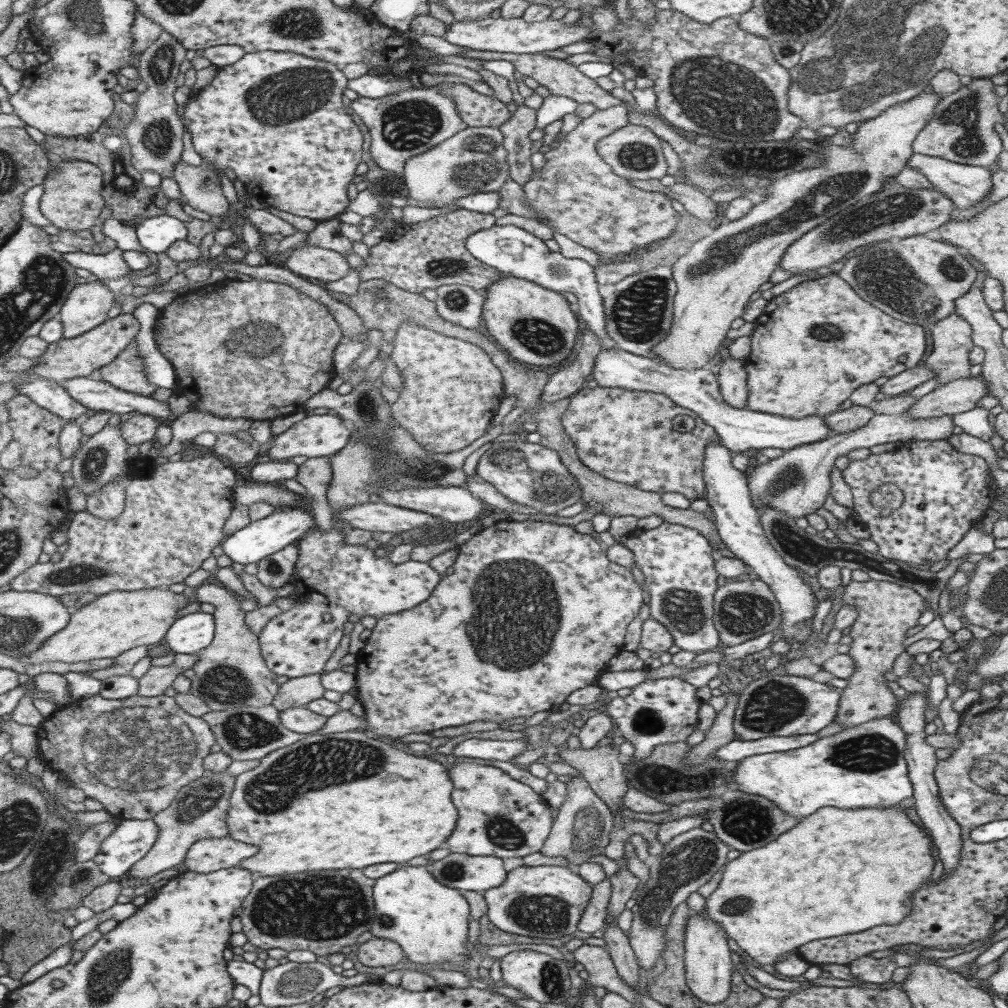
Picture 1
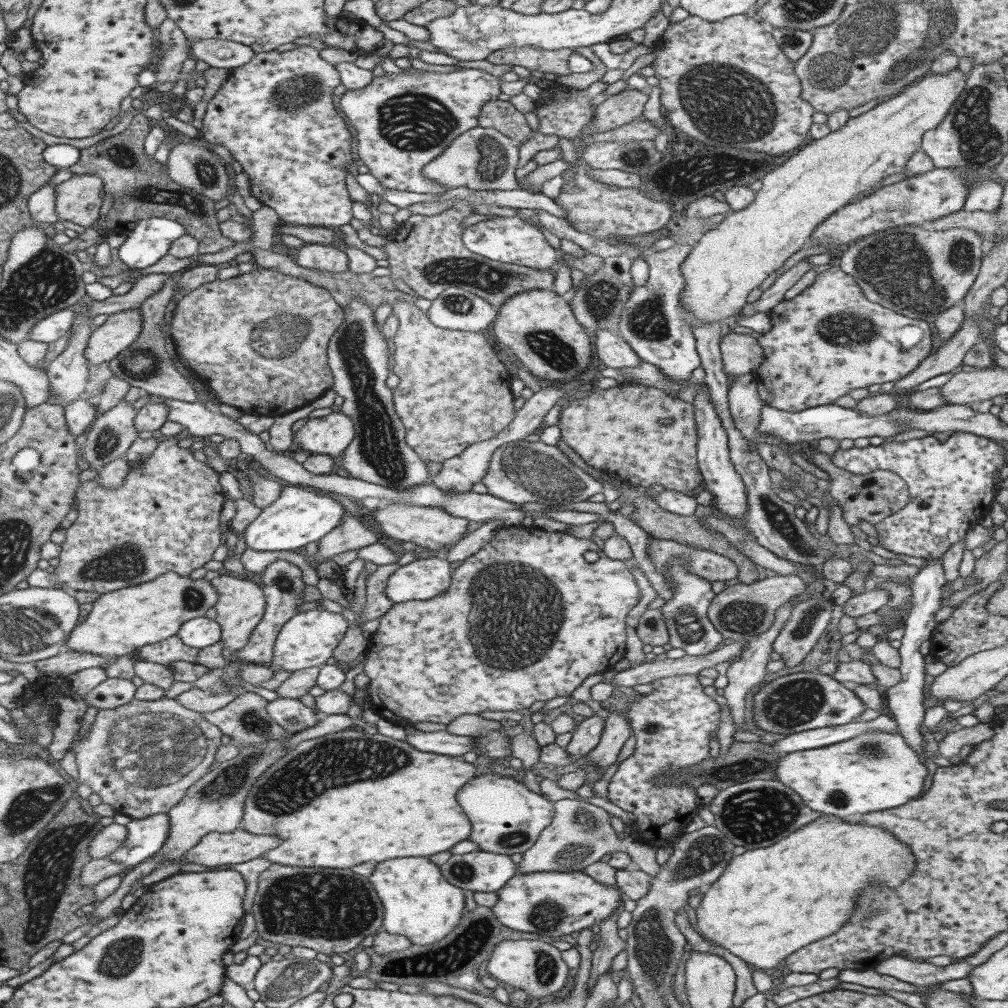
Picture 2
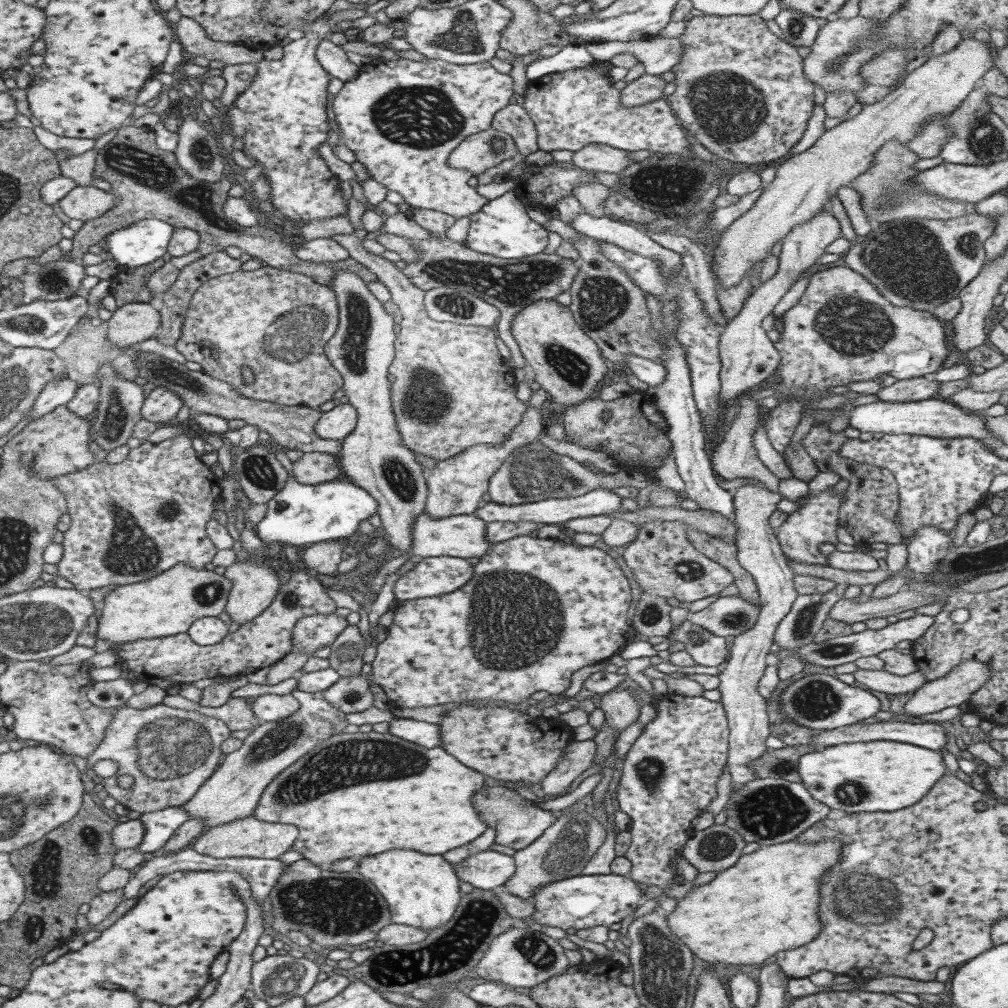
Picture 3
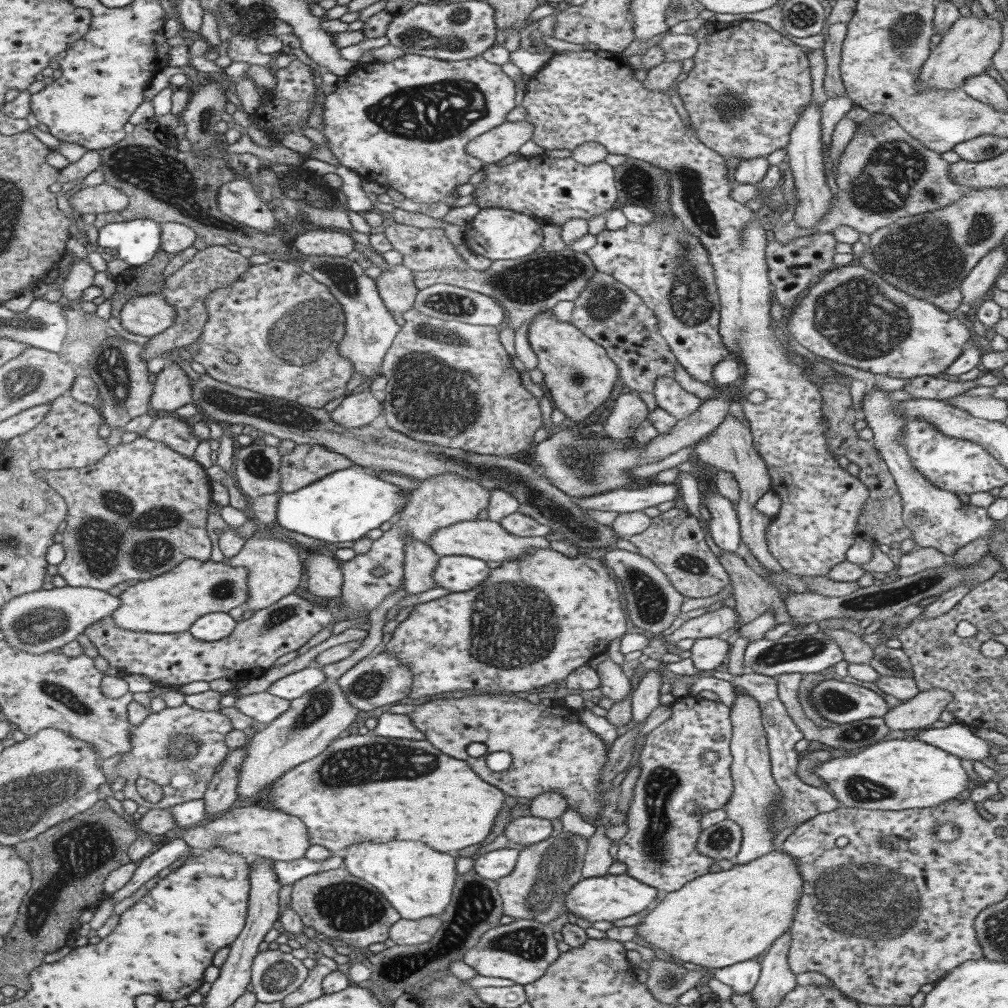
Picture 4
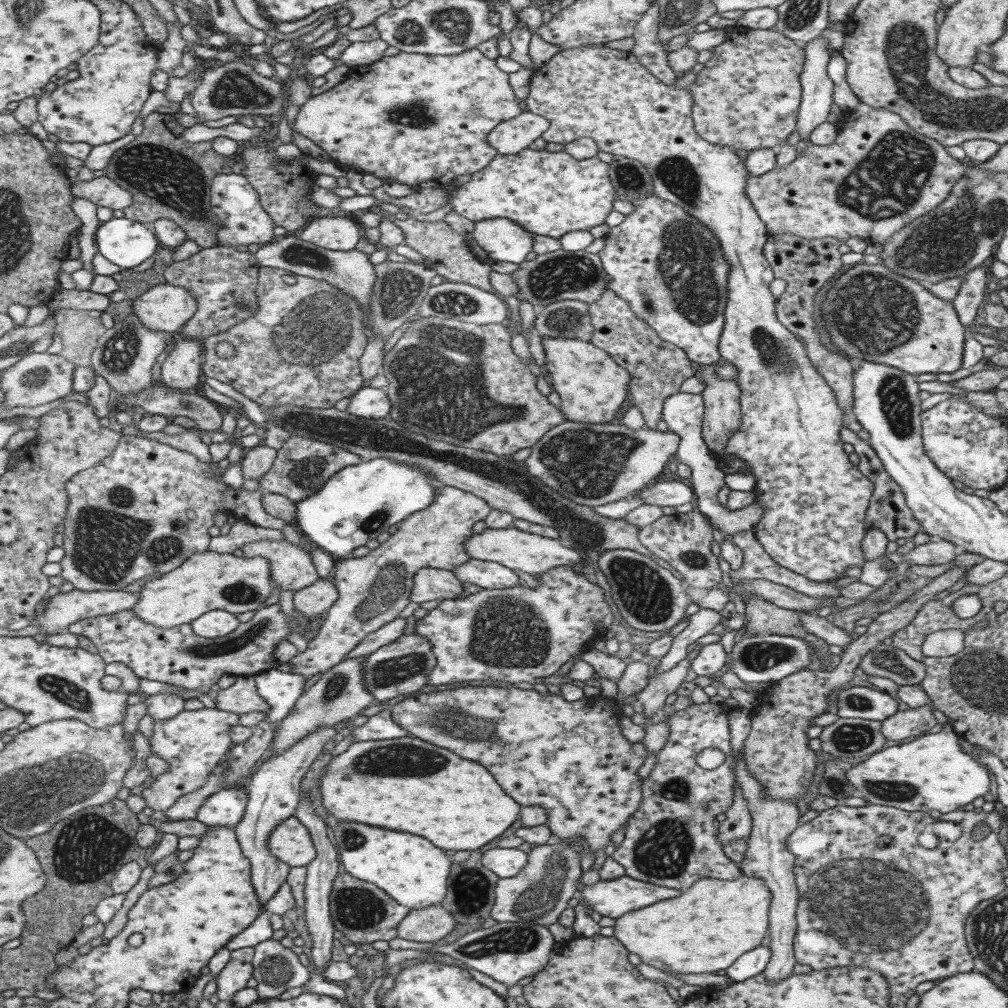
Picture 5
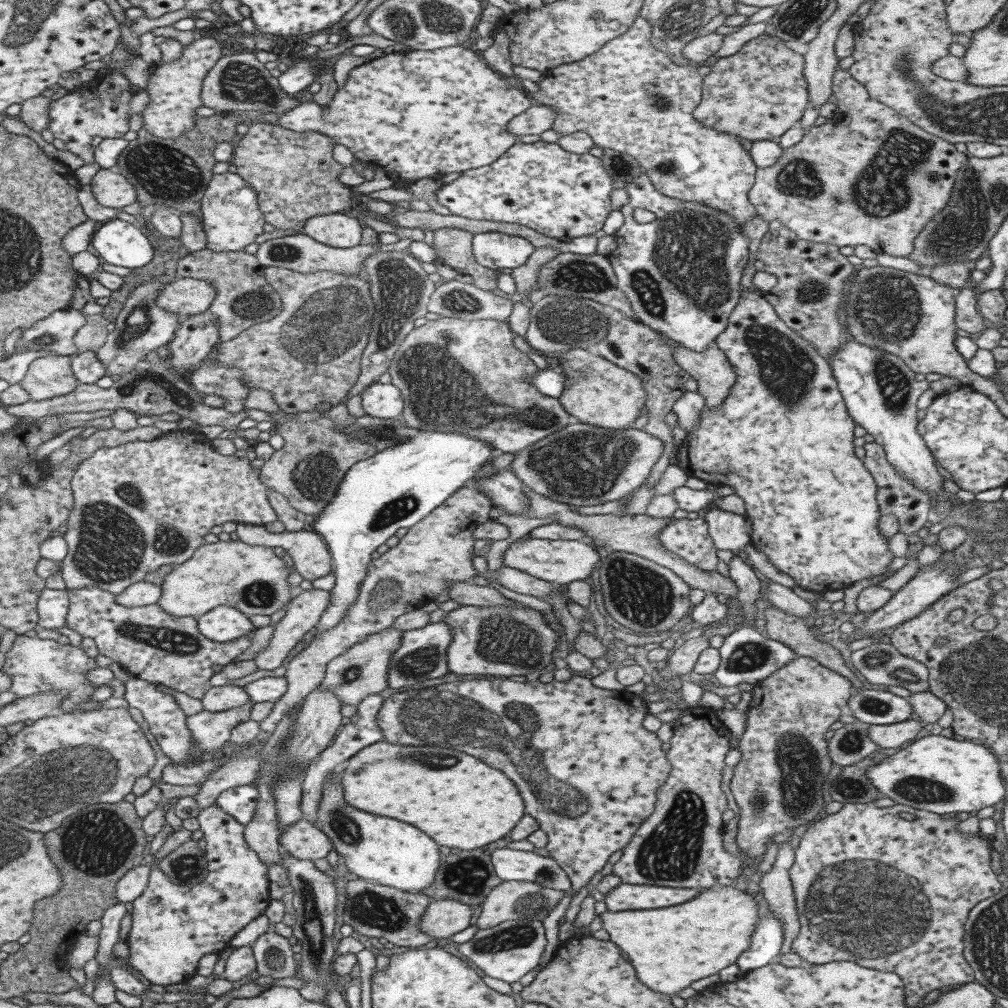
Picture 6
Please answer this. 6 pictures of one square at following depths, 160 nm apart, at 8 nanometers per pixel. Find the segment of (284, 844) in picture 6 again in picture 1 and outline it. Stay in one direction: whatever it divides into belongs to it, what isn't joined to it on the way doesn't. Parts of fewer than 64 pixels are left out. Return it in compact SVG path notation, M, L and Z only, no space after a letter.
M228 836L205 838L191 844L182 864L187 871L207 874L222 868L236 866L238 862L255 854L256 846L231 840Z

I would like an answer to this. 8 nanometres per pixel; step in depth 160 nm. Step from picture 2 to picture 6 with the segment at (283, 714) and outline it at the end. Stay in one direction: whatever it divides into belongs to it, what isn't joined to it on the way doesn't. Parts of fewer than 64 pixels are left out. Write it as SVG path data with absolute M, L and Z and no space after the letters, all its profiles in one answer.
M235 685L210 686L200 698L203 710L211 712L237 708L250 702L249 695L243 687Z

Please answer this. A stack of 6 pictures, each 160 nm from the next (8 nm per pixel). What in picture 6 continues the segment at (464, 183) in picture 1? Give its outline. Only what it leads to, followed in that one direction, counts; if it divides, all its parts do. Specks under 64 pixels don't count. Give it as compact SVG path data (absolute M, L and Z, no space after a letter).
M531 104L525 111L515 116L506 124L506 131L517 139L527 134L541 134L552 128L555 113L553 109Z

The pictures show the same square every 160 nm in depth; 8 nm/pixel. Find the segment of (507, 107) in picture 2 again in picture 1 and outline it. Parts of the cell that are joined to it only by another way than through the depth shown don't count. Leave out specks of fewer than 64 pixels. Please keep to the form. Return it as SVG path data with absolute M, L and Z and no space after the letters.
M441 82L434 86L441 89L441 95L453 99L457 113L467 127L497 128L511 116L505 104L493 97L477 94L465 84Z

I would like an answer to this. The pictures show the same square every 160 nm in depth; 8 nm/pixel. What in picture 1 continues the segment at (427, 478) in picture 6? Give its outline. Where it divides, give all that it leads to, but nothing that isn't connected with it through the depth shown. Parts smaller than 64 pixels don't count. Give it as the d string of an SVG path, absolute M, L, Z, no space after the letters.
M279 509L259 520L250 522L245 528L227 535L222 541L221 550L233 563L246 565L257 563L259 560L282 550L289 544L296 545L304 534L317 528L310 509Z

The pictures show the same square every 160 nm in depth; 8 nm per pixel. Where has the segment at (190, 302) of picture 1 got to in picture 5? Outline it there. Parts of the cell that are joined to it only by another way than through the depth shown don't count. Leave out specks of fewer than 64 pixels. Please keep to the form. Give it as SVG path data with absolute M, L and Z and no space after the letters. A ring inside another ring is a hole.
M258 267L254 295L259 308L251 318L245 318L223 332L201 339L200 367L203 377L225 382L259 405L292 404L318 409L331 408L337 400L350 397L366 385L358 367L358 358L367 343L365 320L362 320L363 311L356 300L324 280L293 275L271 267ZM223 340L235 350L229 359L215 355L215 344Z

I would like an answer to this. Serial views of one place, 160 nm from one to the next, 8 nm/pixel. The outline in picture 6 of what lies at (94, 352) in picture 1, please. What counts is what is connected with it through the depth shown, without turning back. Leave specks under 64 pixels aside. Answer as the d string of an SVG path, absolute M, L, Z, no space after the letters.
M175 278L155 292L154 305L177 315L179 323L189 316L207 311L214 288L206 280Z

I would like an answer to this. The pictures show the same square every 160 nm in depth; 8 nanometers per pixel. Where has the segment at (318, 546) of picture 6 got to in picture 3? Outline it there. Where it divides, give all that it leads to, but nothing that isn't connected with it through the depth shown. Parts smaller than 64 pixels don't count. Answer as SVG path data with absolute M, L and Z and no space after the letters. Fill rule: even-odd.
M253 557L252 562L233 562L233 564L225 567L223 577L231 581L231 590L227 594L227 602L223 607L225 614L229 616L231 622L235 624L245 624L255 618L260 612L263 612L269 603L277 596L279 590L279 580L275 570L269 566L267 559L258 559ZM261 562L261 564L255 564Z

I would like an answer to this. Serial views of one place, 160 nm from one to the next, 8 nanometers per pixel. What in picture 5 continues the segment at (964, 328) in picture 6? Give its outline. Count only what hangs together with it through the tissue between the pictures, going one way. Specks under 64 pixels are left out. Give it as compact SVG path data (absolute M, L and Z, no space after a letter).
M989 261L962 274L960 279L959 290L950 303L958 321L970 331L971 323L980 314L980 306L986 300L985 282L990 279Z

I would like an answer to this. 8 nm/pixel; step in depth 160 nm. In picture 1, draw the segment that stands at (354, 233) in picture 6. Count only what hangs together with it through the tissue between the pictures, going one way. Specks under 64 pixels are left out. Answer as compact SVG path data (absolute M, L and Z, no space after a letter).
M317 246L294 248L279 264L303 279L318 283L339 280L349 272L344 255Z

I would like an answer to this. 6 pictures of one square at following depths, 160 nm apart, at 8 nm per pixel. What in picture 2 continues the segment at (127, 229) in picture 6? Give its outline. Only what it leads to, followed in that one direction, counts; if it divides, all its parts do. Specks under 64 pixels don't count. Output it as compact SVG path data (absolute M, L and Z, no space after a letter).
M151 217L140 220L117 248L119 260L129 269L147 268L167 254L170 244L185 233L174 220Z

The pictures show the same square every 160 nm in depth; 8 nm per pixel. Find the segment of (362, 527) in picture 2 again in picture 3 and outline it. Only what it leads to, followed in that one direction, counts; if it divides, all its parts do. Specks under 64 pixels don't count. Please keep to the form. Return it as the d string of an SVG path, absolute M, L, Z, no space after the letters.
M331 540L329 542L314 543L310 548L303 550L301 557L307 569L316 572L317 577L334 576L337 574L337 565L341 561L341 553L346 542Z

